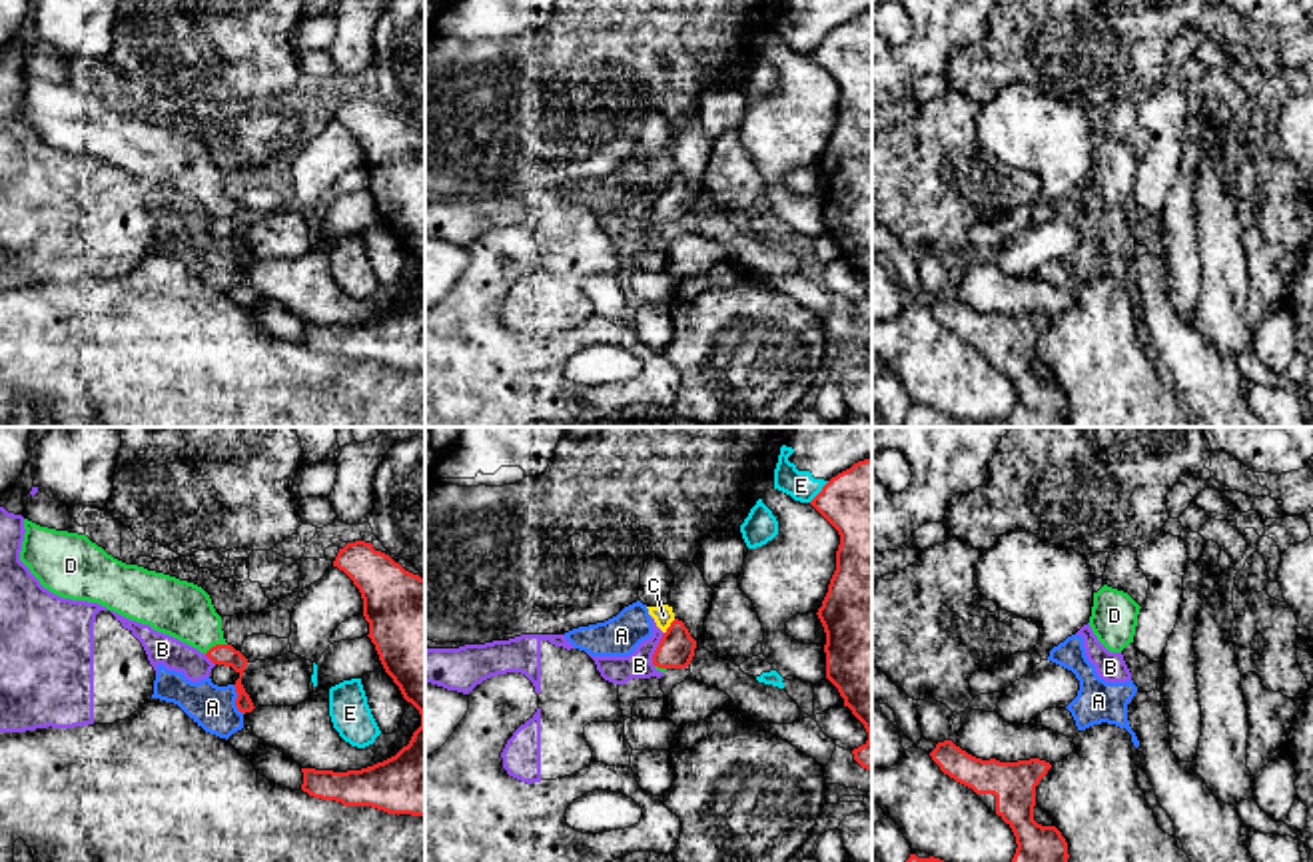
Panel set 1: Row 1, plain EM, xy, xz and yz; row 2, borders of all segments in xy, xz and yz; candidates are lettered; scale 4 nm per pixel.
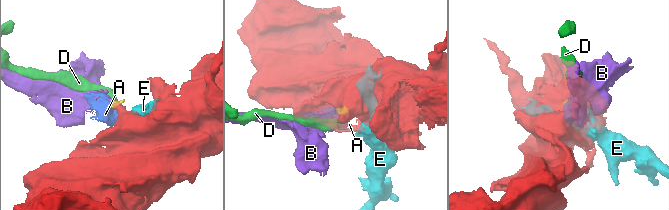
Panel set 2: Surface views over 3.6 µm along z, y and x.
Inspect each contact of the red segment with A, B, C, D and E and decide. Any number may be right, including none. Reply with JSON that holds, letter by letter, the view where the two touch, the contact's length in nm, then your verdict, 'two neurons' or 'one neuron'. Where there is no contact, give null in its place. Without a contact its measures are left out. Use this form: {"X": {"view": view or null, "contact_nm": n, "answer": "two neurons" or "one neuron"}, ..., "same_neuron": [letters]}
{"A": {"view": "xy", "contact_nm": 130, "answer": "two neurons"}, "B": {"view": "xz", "contact_nm": 140, "answer": "two neurons"}, "C": {"view": "xz", "contact_nm": 80, "answer": "two neurons"}, "D": {"view": "xy", "contact_nm": 100, "answer": "one neuron"}, "E": {"view": "xz", "contact_nm": 120, "answer": "two neurons"}, "same_neuron": ["D"]}

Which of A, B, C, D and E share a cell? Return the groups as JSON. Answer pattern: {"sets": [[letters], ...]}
{"sets": [["A", "B", "C"], ["D"], ["E"]]}

